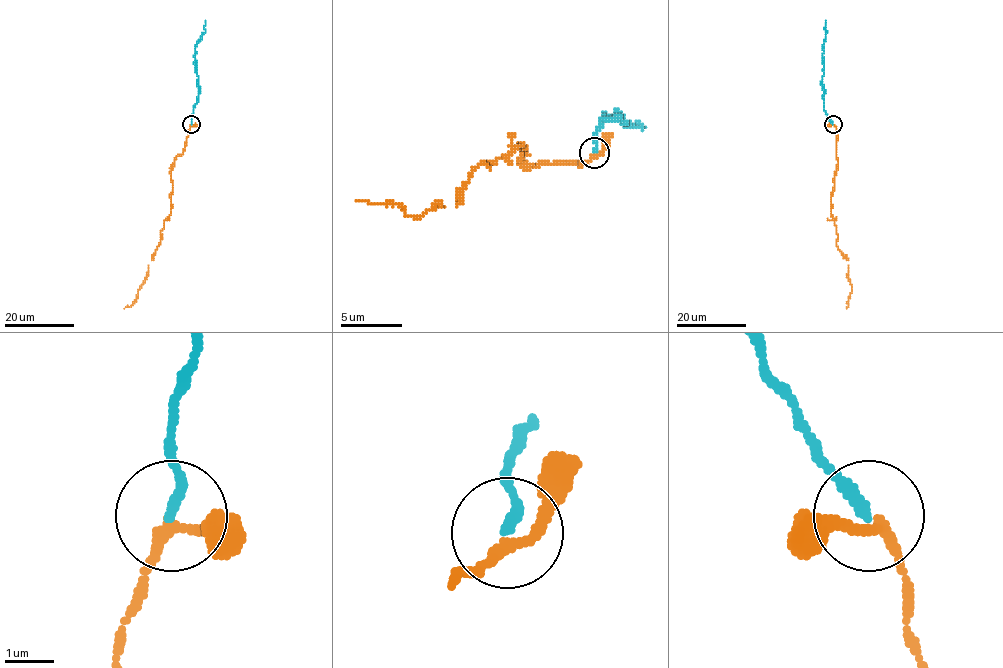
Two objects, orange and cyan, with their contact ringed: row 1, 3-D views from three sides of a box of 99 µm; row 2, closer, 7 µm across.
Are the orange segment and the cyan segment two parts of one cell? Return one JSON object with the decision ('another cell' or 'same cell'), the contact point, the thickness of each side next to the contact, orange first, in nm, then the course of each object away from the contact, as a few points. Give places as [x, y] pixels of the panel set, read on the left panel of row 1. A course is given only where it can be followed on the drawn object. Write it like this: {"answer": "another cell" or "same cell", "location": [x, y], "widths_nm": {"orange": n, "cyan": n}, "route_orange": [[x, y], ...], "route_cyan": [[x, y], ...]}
{"answer": "same cell", "location": [191, 124], "widths_nm": {"orange": 200, "cyan": 220}, "route_orange": [[191, 124], [183, 153], [174, 160], [170, 172], [171, 212], [164, 221], [161, 240], [136, 300], [123, 309]], "route_cyan": [[191, 124], [200, 91], [194, 47], [205, 31], [205, 21]]}

